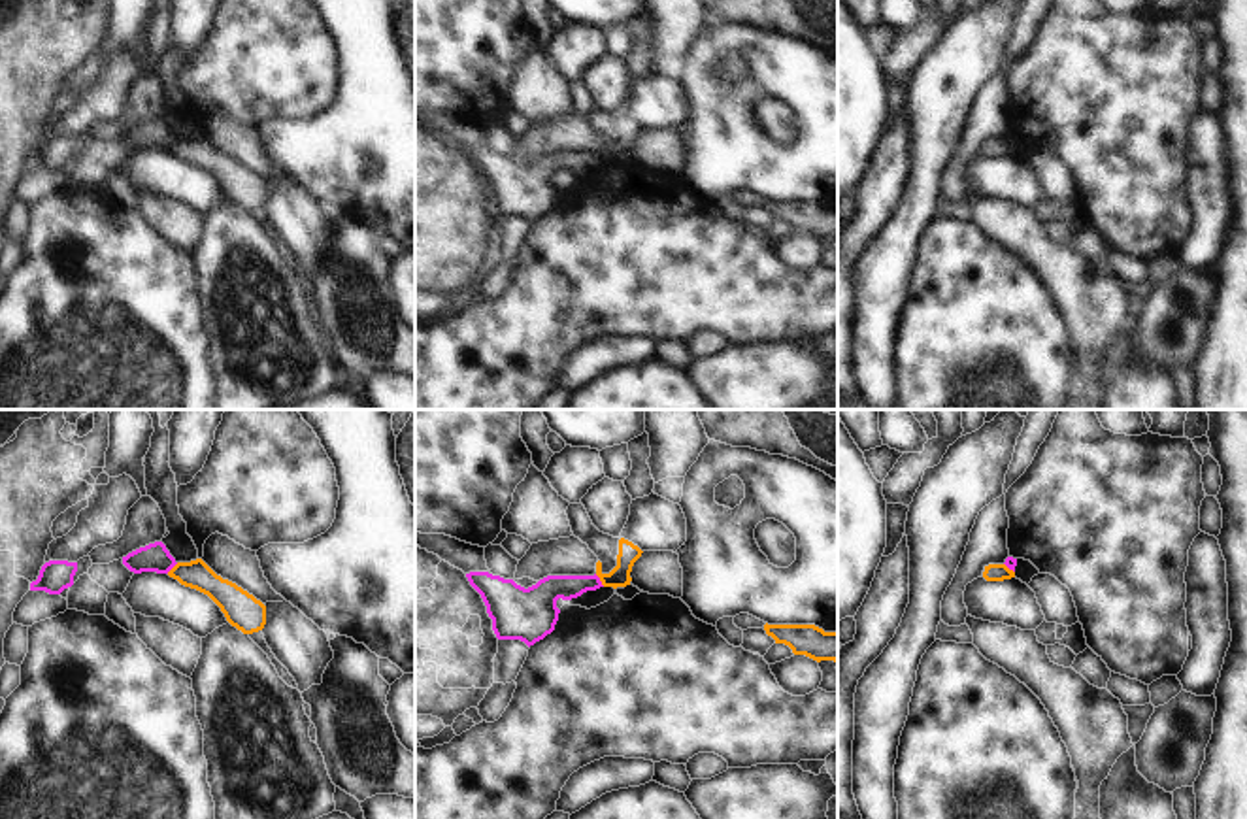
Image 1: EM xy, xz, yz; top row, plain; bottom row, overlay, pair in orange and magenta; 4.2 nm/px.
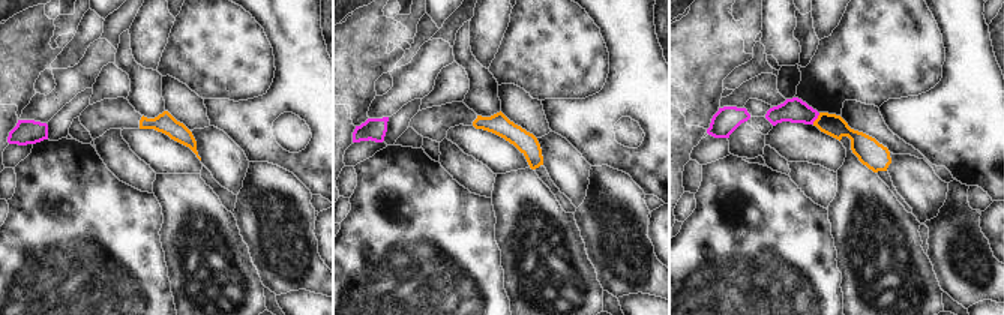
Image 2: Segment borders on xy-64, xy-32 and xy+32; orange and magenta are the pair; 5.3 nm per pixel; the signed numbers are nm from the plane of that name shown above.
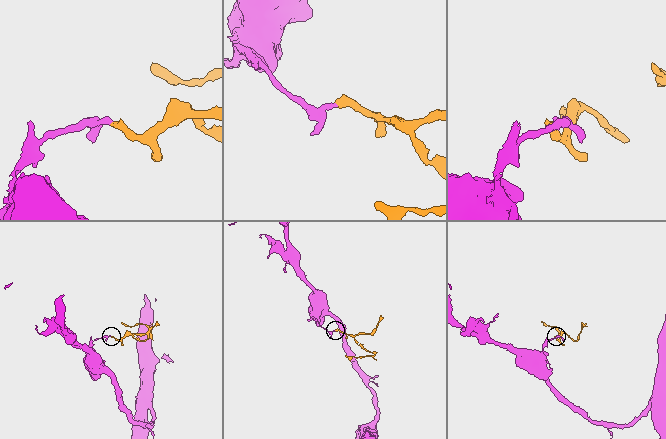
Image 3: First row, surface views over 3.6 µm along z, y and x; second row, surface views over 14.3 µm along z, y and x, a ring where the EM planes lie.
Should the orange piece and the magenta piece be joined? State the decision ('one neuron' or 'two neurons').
two neurons

